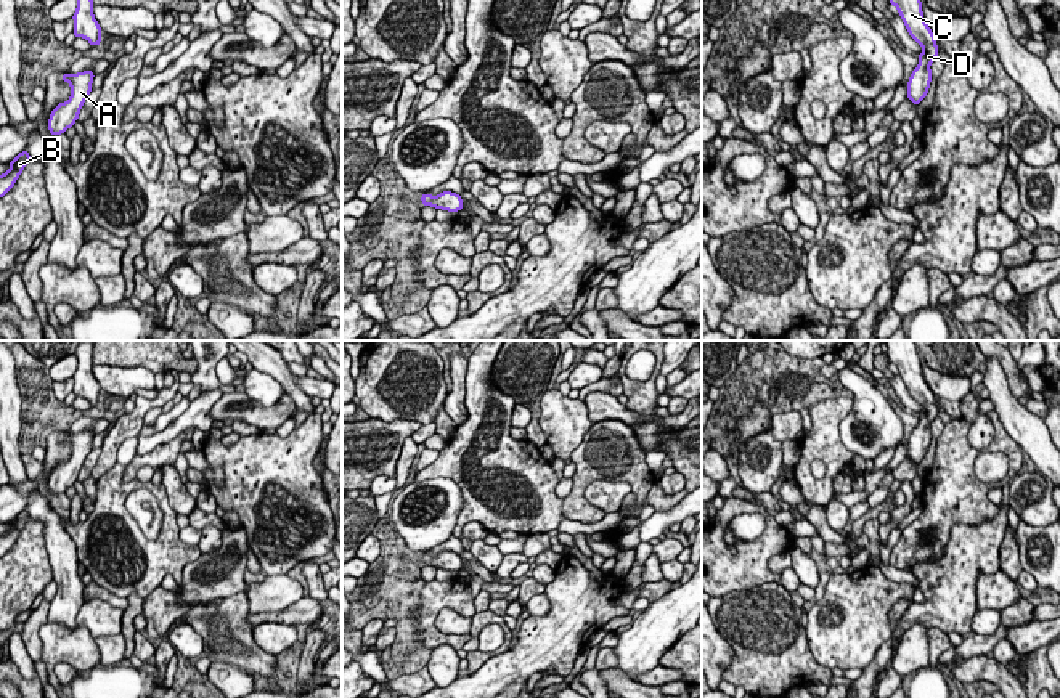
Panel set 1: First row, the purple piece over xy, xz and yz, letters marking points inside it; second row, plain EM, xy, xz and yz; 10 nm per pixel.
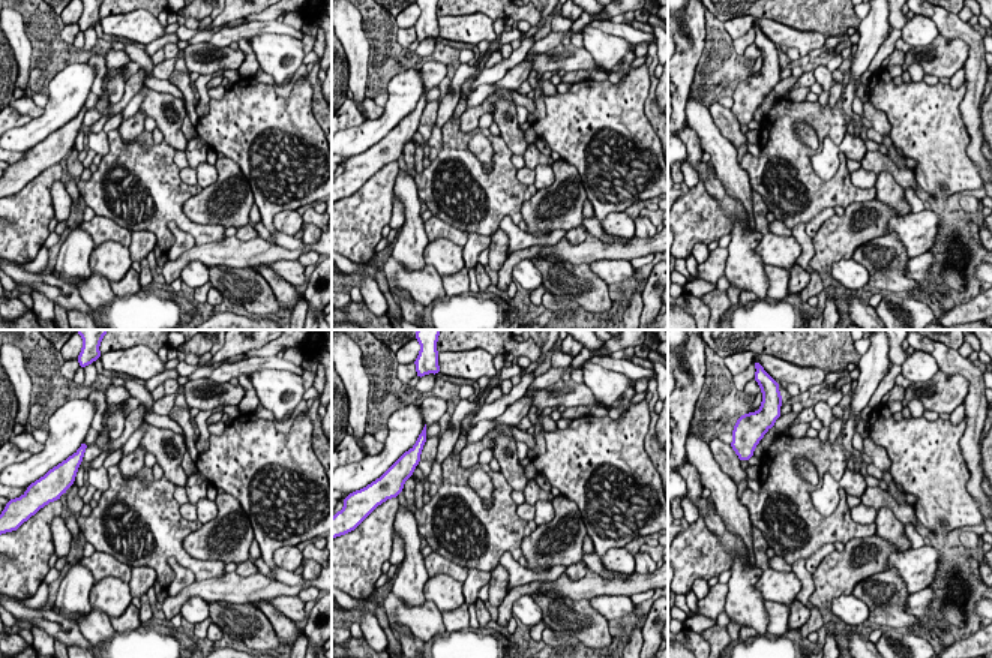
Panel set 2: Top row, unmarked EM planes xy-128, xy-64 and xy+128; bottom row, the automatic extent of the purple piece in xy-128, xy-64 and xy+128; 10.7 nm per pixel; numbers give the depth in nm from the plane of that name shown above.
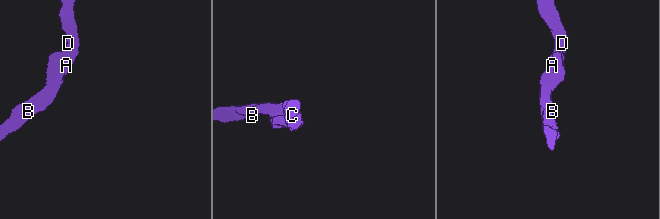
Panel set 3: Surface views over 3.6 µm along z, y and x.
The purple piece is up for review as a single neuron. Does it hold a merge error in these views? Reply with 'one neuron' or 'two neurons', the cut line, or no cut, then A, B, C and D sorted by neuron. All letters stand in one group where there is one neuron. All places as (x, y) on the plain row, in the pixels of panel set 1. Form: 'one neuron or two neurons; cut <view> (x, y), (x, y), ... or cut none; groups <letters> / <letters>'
one neuron; cut none; groups A B C D

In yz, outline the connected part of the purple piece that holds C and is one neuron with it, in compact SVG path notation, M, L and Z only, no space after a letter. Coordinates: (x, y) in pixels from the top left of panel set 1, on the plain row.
M888 340L887 355L891 364L898 368L898 372L911 393L911 397L923 408L919 413L919 425L912 430L907 442L907 458L917 466L925 454L932 442L930 424L938 416L938 406L933 392L927 385L922 372L922 363L917 355L914 340Z

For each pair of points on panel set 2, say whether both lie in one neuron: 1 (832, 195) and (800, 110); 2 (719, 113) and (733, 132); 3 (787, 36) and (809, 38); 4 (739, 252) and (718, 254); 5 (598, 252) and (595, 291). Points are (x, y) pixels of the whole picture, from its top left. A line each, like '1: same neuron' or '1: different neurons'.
1: same neuron
2: same neuron
3: same neuron
4: different neurons
5: different neurons

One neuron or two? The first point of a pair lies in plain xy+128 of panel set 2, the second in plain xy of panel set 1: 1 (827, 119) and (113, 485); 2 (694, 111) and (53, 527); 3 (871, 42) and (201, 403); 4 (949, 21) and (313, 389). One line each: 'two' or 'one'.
1: one
2: one
3: two
4: two

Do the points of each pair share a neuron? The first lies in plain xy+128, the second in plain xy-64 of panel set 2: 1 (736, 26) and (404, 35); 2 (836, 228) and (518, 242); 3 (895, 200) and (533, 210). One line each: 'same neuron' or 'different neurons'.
1: different neurons
2: different neurons
3: different neurons

